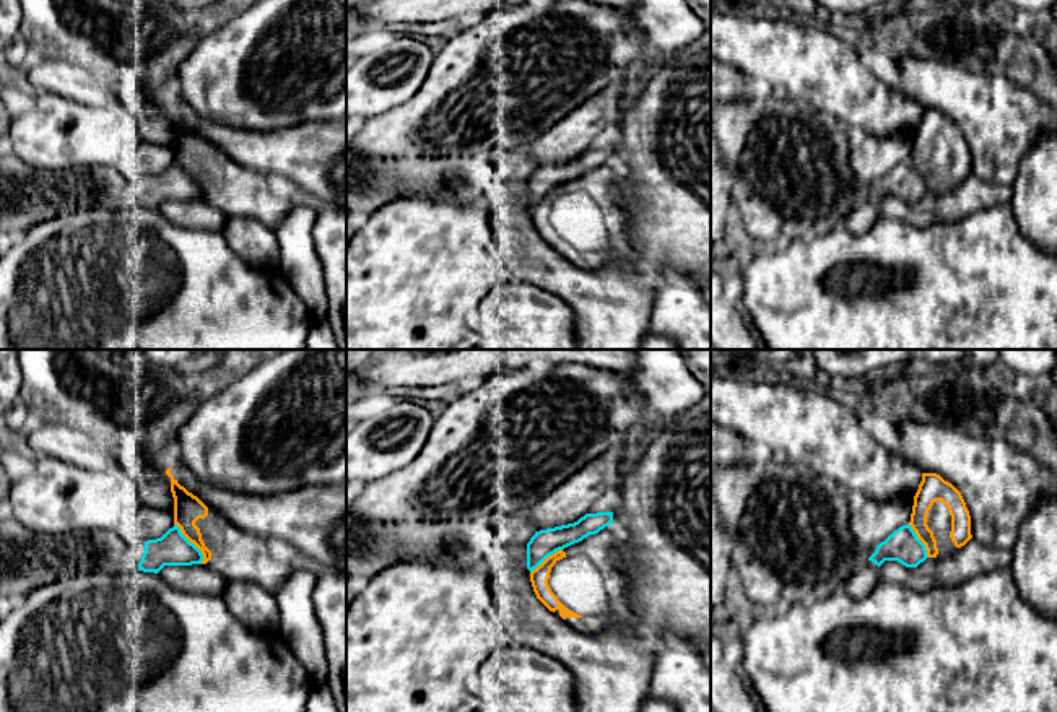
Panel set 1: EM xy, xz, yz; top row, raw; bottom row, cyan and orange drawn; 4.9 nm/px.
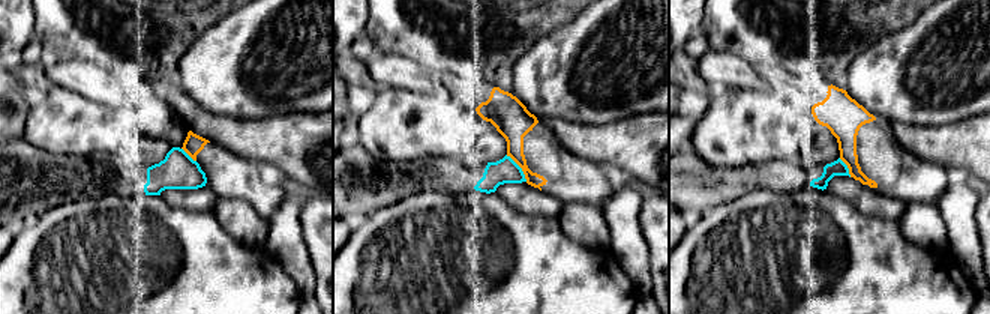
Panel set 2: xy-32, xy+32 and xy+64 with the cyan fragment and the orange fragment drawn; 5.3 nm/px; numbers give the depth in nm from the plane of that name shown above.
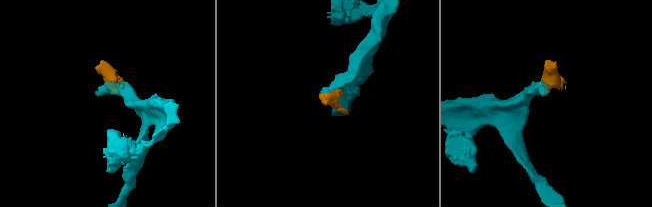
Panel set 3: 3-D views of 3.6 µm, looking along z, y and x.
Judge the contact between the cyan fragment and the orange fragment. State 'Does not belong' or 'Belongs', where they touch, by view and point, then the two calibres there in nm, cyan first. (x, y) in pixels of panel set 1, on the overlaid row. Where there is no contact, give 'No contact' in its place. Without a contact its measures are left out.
Does not belong. Touches cyan at xy (192, 543). Thickness 170 nm (cyan) against 140 nm

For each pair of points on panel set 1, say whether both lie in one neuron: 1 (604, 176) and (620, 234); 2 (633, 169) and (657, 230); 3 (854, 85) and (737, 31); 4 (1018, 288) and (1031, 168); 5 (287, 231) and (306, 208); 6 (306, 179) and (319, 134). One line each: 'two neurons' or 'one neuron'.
1: one neuron
2: one neuron
3: one neuron
4: two neurons
5: one neuron
6: one neuron

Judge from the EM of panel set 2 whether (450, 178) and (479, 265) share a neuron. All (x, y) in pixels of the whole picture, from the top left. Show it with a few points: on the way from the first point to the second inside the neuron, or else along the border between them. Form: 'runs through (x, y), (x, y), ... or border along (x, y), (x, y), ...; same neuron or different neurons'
border along (473, 188), (464, 193), (419, 193); different neurons

